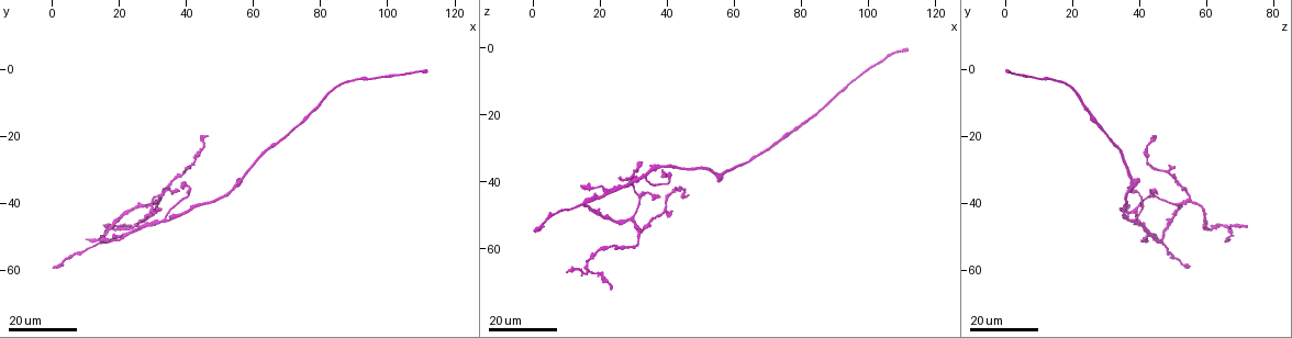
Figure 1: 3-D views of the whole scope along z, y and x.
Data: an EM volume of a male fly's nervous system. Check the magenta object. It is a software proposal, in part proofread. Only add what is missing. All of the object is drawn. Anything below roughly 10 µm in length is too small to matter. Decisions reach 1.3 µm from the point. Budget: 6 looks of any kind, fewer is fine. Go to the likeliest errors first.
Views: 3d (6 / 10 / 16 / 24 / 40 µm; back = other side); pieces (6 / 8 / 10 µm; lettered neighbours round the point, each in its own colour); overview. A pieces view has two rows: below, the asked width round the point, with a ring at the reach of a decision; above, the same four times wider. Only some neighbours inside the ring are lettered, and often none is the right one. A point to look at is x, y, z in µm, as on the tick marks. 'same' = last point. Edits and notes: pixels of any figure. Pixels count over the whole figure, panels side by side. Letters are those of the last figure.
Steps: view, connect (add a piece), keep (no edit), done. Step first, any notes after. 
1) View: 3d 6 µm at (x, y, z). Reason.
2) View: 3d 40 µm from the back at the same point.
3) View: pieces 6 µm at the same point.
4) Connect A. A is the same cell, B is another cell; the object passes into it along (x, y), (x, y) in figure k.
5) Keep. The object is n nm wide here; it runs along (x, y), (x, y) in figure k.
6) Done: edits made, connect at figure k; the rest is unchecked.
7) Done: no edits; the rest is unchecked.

View: 3d 24 µm at (46.5, 19.5, 43.5). Branch stops here.

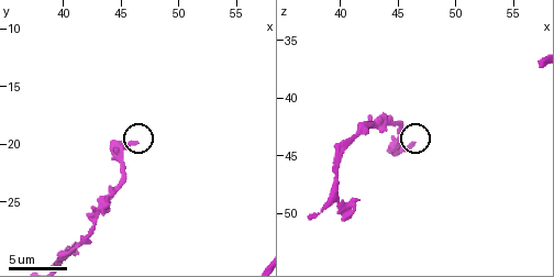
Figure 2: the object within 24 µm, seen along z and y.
View: pieces 8 µm at (46.2, 19.6, 43.8).

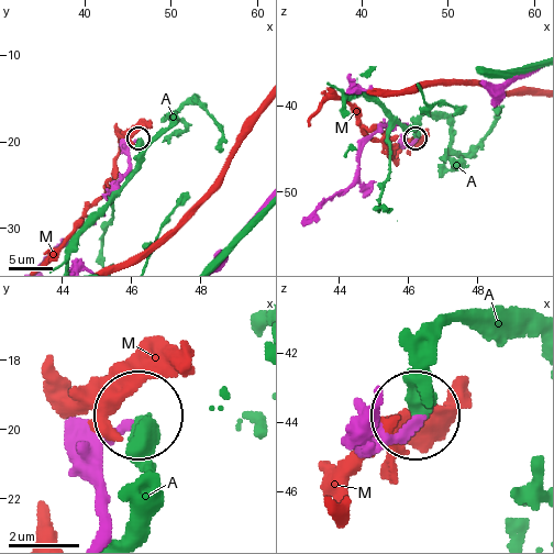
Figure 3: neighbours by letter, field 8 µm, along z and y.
Keep. A and M are other cells; none of them fits.

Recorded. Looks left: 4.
View: 3d 16 µm at (1.0, 59.5, 55.0). Long arm stops here.

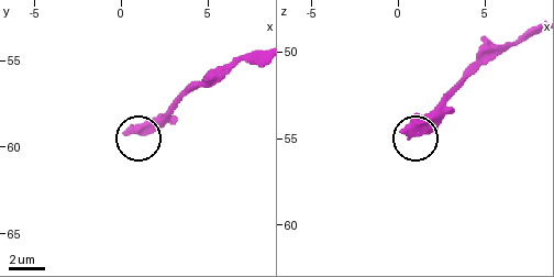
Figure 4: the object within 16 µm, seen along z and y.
View: pieces 10 µm at (0.2, 59.1, 54.5). See the neighbours.

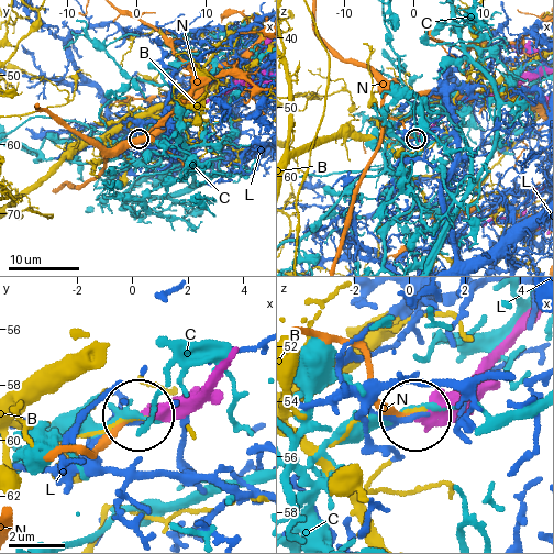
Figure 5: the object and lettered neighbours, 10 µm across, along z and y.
Keep. The object is 360 nm wide here; B, C, L and N are other cells; no lettered piece goes on from it.

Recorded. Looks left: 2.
View: 3d 16 µm at (38.5, 34.5, 36.5). Long arm stops here.

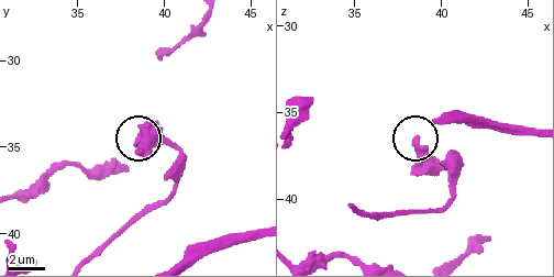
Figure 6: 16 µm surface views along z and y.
View: pieces 8 µm at (38.6, 35.2, 36.5). What lies round it.

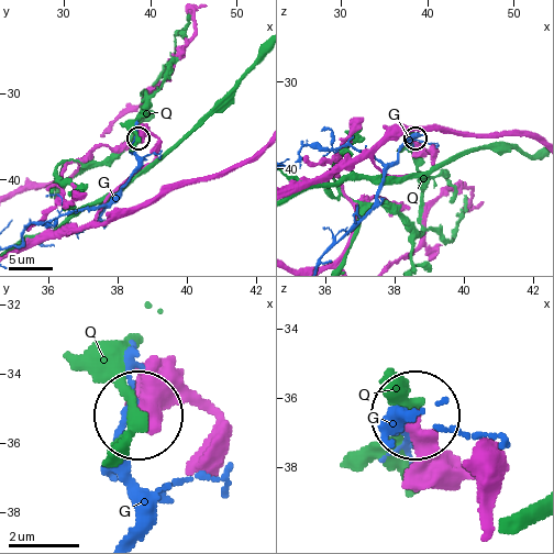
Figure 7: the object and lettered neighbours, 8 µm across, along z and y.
Keep. G and Q are other cells; none of them fits.

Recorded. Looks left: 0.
Done: no edits; the rest is unchecked.

